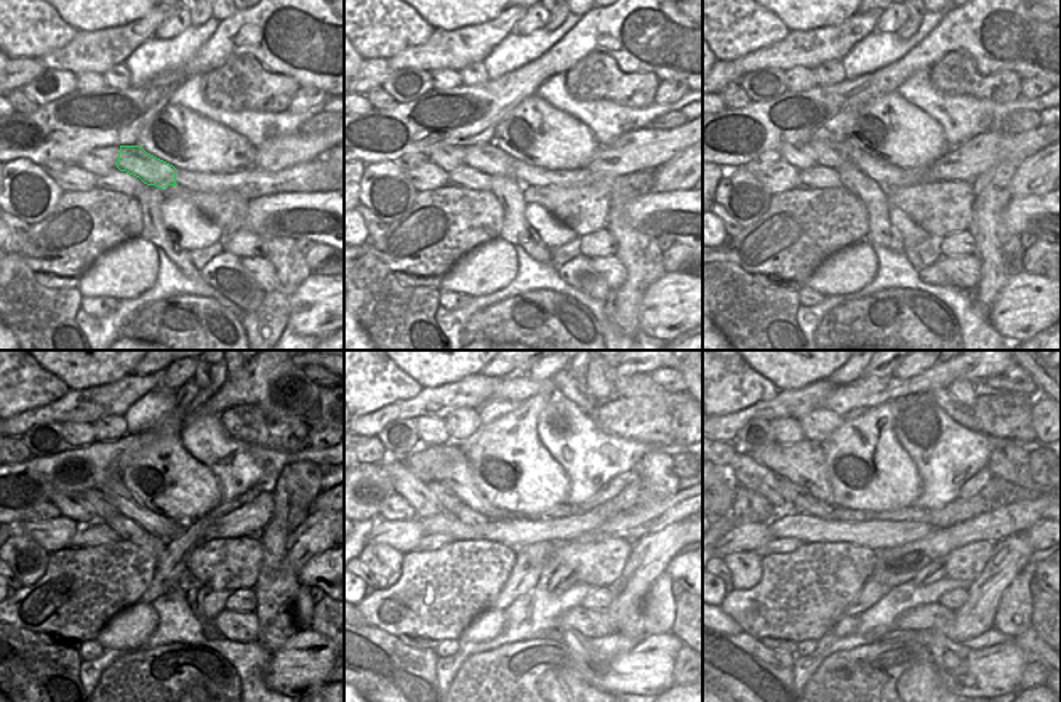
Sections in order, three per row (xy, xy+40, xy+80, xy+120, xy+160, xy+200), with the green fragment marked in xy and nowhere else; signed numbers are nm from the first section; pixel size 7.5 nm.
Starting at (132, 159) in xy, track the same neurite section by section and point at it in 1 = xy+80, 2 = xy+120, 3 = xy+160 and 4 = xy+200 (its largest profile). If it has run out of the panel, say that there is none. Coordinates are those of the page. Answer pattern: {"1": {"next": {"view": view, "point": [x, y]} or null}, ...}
{"1": {"next": {"view": "xy+80", "point": [828, 154]}}, "2": {"next": {"view": "xy+120", "point": [103, 510]}}, "3": {"next": {"view": "xy+160", "point": [448, 502]}}, "4": {"next": {"view": "xy+200", "point": [800, 498]}}}

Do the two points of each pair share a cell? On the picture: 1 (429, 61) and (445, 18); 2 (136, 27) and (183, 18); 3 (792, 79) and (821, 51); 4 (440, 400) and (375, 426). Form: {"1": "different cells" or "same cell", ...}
{"1": "different cells", "2": "different cells", "3": "different cells", "4": "same cell"}

